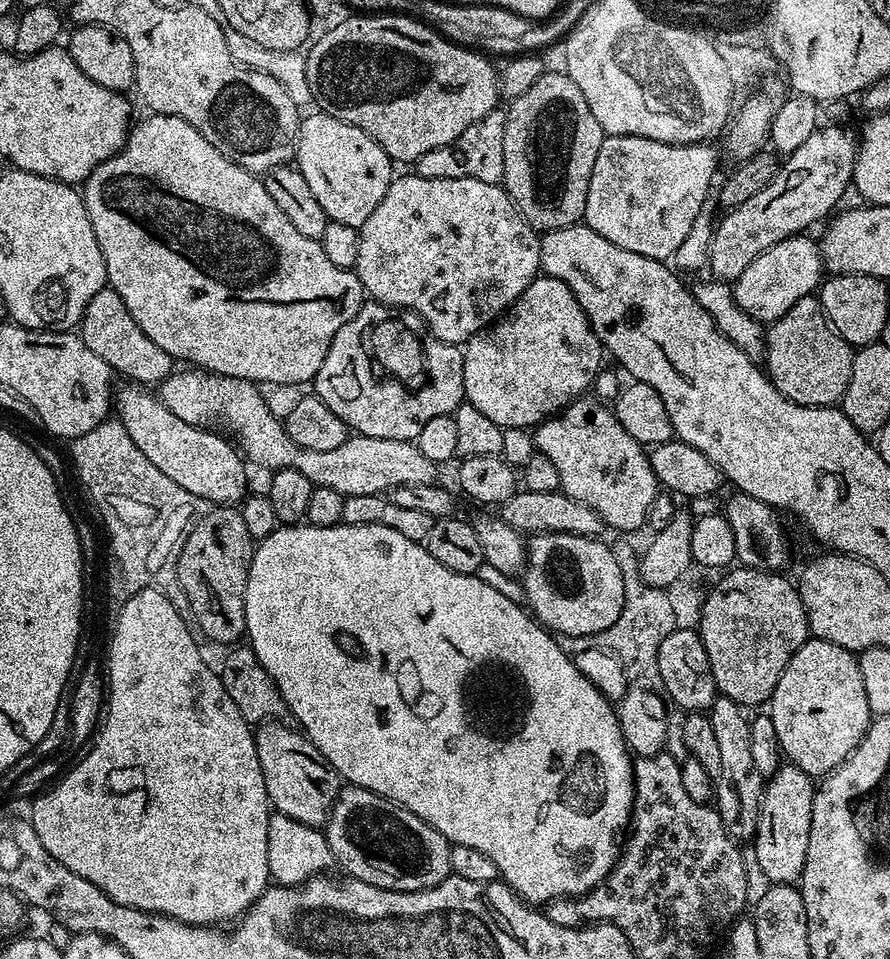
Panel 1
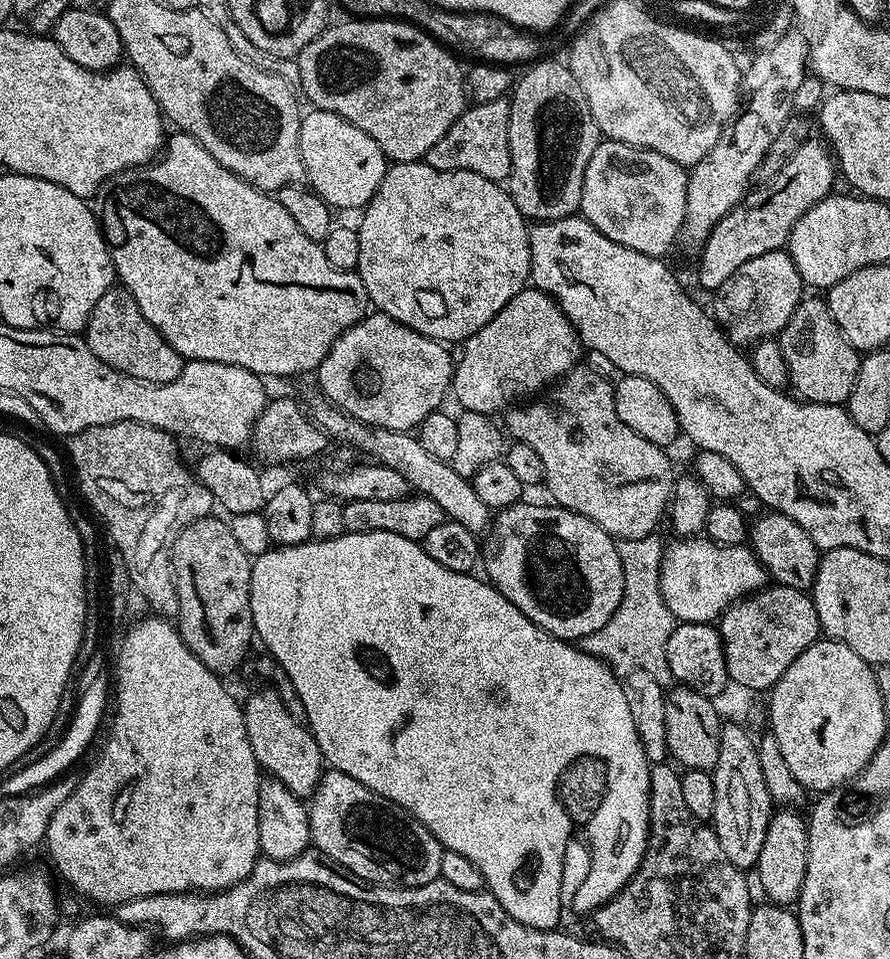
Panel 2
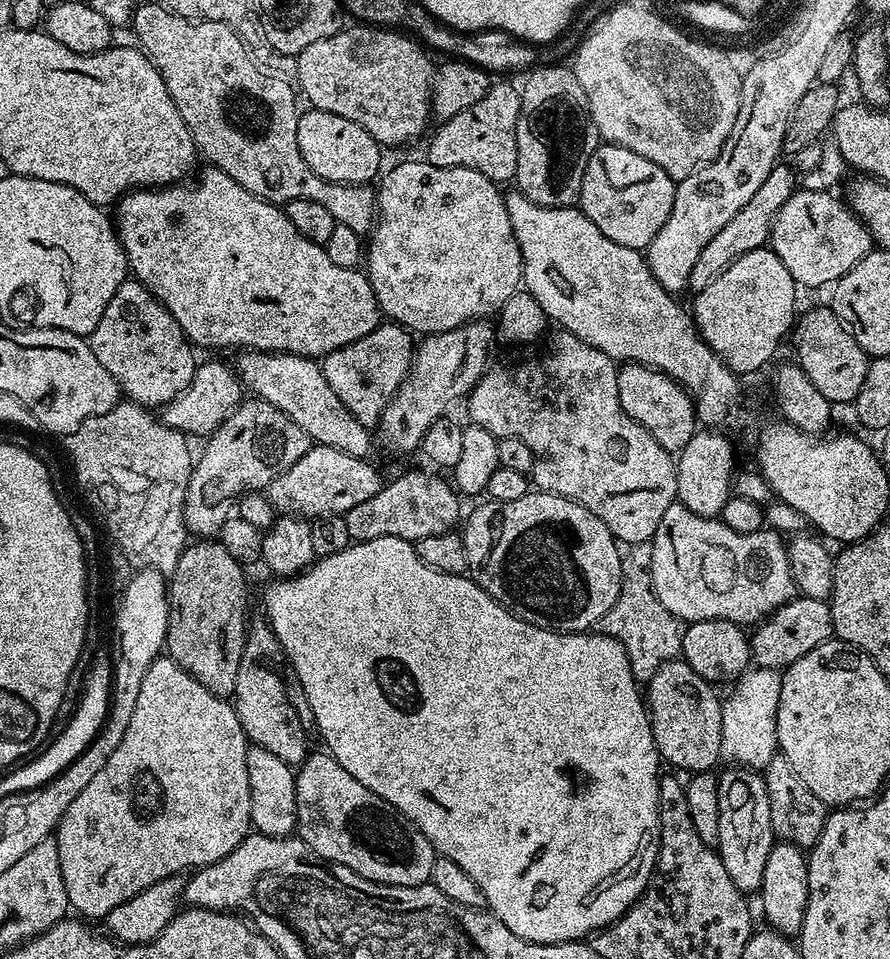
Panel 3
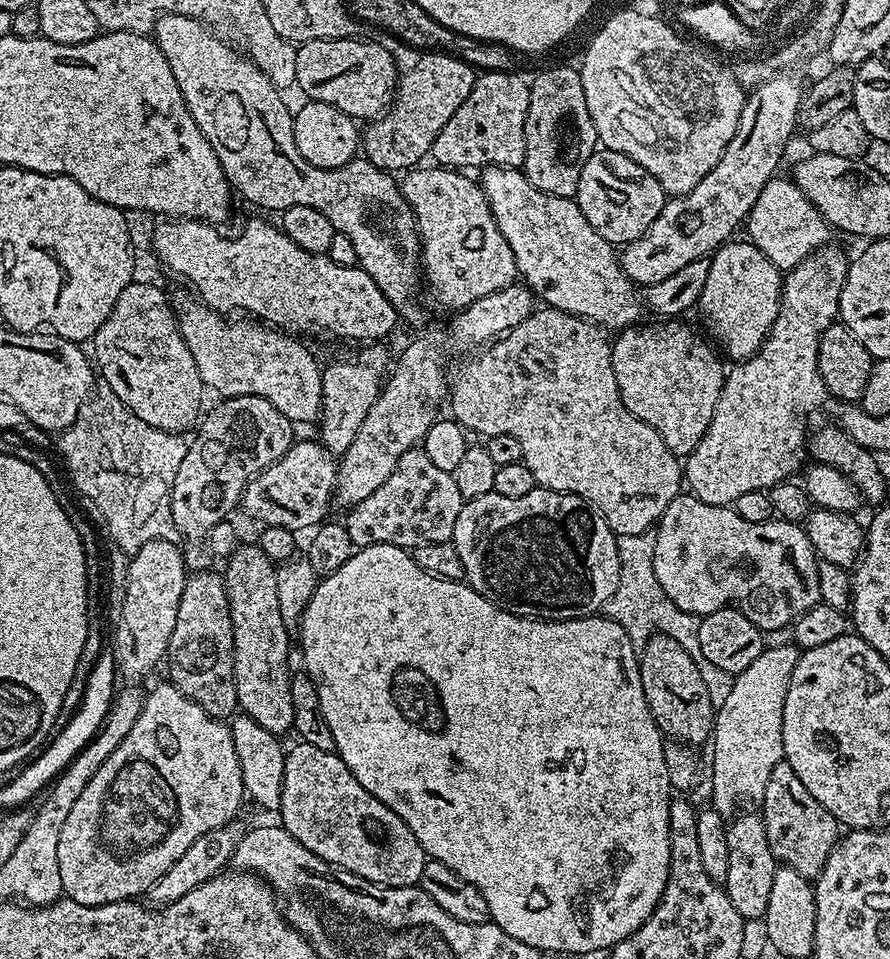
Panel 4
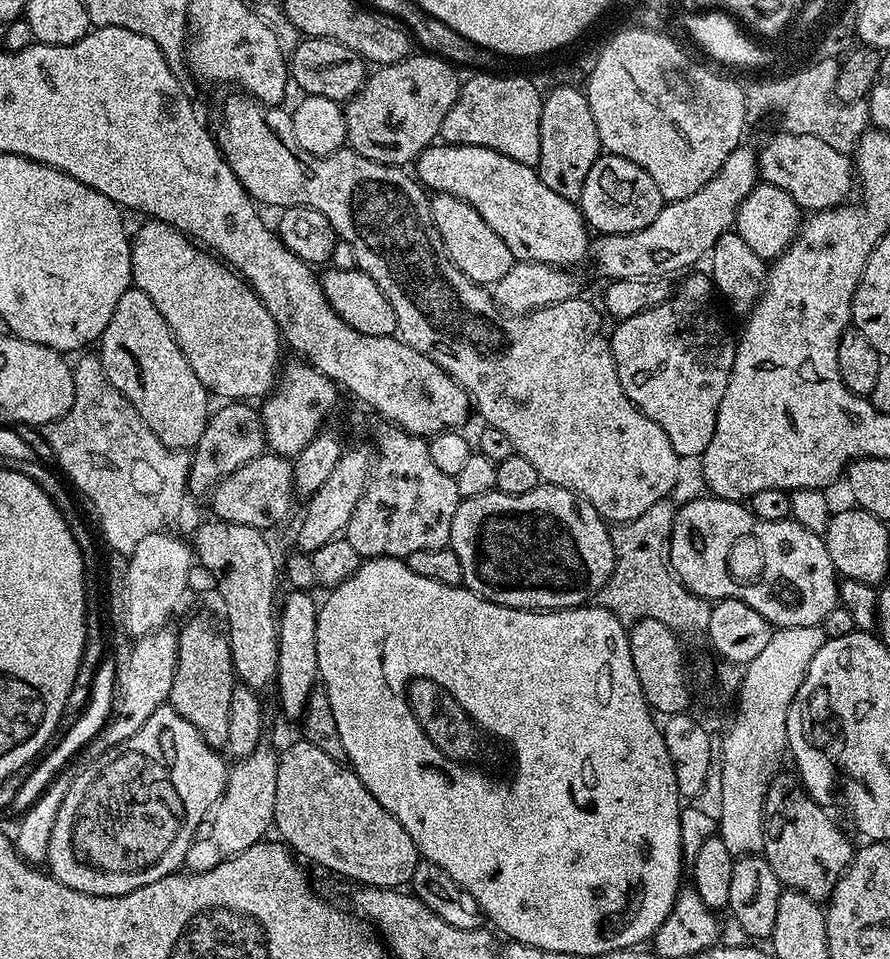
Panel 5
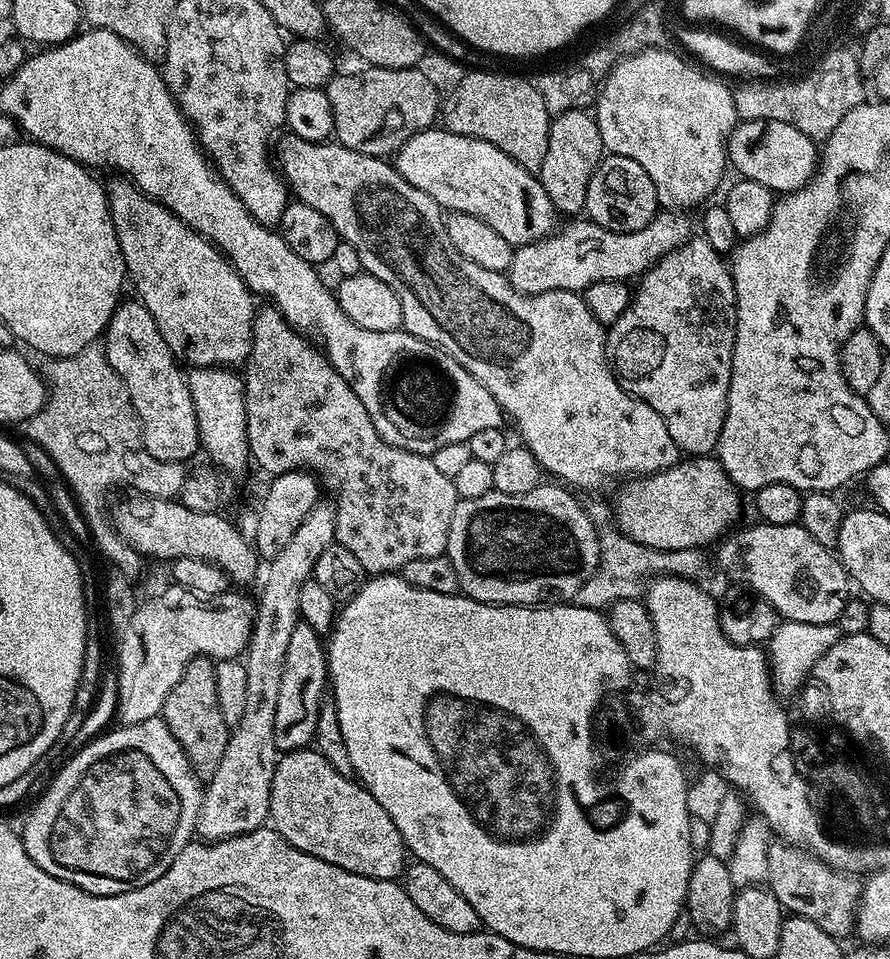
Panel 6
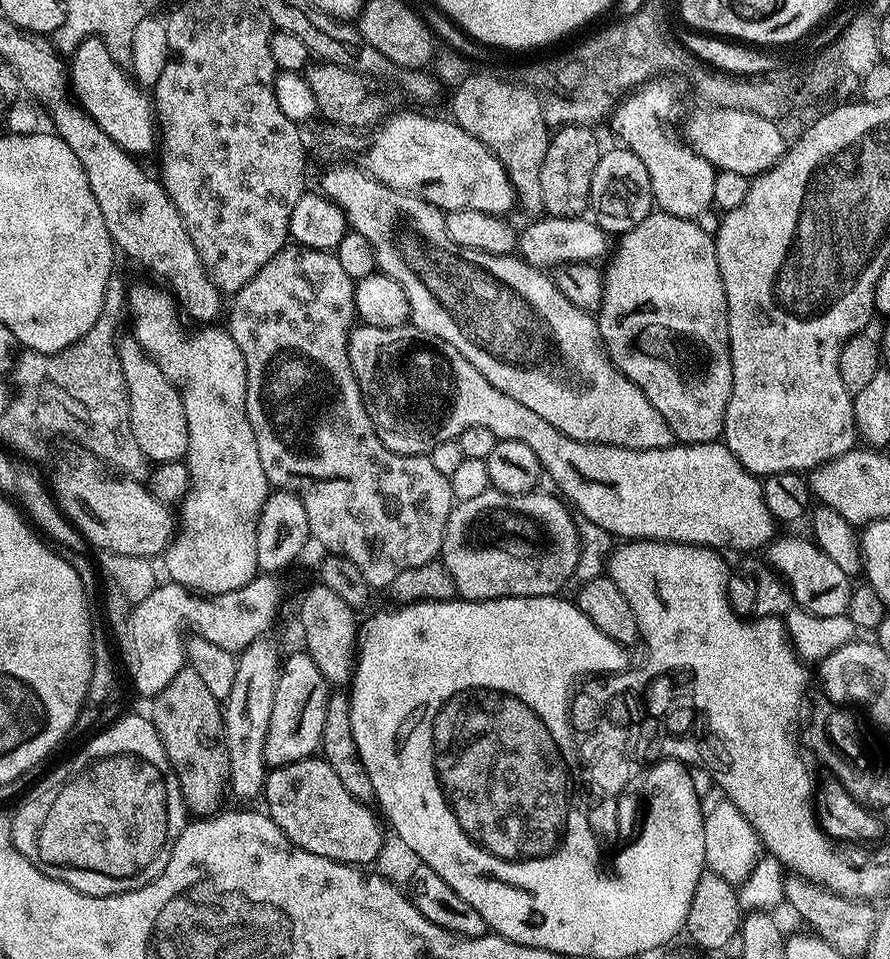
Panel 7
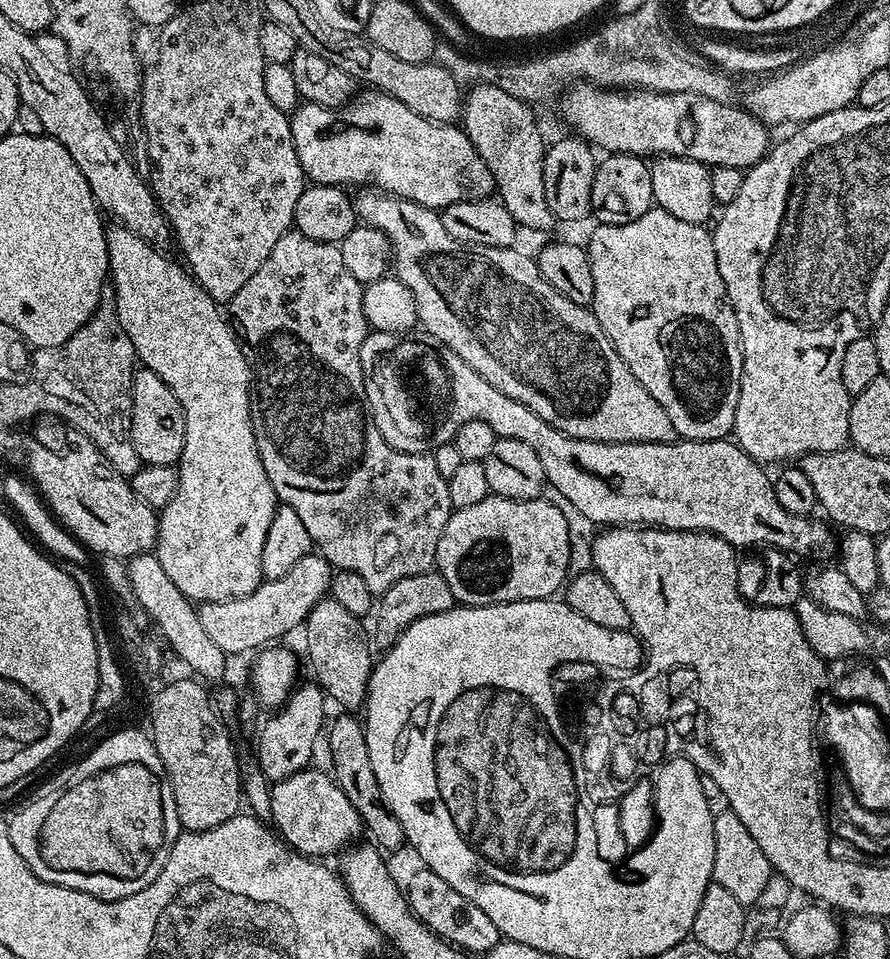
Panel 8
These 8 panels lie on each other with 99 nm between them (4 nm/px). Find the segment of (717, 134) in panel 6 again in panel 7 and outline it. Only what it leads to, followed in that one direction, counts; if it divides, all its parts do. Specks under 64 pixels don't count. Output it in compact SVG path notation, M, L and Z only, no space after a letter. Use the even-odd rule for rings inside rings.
M651 79L628 92L612 109L610 123L620 139L617 141L642 158L642 166L646 166L646 174L650 174L655 207L678 218L696 220L702 211L713 207L717 169L676 133L672 123L680 112L680 92L672 80L675 79Z

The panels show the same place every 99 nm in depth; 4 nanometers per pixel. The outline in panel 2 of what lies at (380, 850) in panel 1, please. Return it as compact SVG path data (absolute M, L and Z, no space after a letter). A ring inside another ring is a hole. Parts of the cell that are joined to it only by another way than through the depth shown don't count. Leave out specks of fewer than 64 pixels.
M335 770L325 771L320 777L320 784L307 801L310 834L315 851L329 856L336 864L341 864L352 876L357 876L369 886L385 888L417 888L440 879L442 854L445 849L414 817L402 810L394 802L374 794L362 782L350 778L350 774L342 774Z

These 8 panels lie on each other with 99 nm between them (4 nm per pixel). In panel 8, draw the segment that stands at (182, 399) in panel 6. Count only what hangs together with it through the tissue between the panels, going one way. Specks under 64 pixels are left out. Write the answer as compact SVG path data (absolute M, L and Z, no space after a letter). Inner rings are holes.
M143 366L137 367L132 377L130 439L140 461L154 466L179 465L182 446L186 446L186 418L178 398L174 398L174 390L154 370Z

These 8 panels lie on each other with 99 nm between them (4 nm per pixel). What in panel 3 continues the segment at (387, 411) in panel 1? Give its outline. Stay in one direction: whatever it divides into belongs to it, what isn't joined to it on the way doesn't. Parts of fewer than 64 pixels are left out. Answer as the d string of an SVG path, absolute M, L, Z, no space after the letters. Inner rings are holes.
M381 322L366 338L358 338L358 342L350 342L338 350L334 350L329 356L323 357L322 367L326 382L330 382L334 394L342 398L342 406L354 414L354 418L365 422L376 422L385 406L392 401L392 395L398 390L398 386L408 376L408 367L412 364L414 351L414 336L409 329L395 322Z

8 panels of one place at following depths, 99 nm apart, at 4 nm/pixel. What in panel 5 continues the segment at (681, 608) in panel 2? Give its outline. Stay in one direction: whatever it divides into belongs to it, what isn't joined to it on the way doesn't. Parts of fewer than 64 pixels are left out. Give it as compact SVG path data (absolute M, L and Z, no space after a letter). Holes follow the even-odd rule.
M704 494L701 500L688 500L677 507L666 553L676 579L703 600L741 600L776 628L823 625L826 614L838 607L838 573L824 545L821 533L811 532L789 518L778 522L760 520L739 500L721 500Z

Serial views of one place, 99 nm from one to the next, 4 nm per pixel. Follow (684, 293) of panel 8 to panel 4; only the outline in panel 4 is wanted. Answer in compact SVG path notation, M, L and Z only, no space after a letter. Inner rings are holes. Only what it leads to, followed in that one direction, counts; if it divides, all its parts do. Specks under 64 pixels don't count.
M656 322L645 328L633 326L623 329L620 337L612 340L612 365L614 366L614 382L618 382L618 394L622 394L622 402L626 402L626 410L634 414L634 418L642 418L650 430L658 430L658 438L670 446L675 456L686 458L702 442L702 434L710 426L714 418L714 410L718 406L718 398L722 394L722 386L726 375L726 364L720 361L721 353L711 344L707 344L698 333L692 332L684 322Z

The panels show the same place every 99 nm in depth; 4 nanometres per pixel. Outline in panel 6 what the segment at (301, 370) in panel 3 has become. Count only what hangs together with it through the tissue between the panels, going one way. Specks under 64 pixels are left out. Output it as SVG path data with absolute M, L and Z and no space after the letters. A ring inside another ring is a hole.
M121 176L112 179L106 186L108 205L127 279L131 287L132 284L136 287L135 295L140 303L150 310L150 318L154 318L172 355L192 368L243 365L252 352L252 323L258 308L252 305L253 293L248 291L243 278L232 267L232 261L211 240L186 226L186 222L182 222L164 204L145 195L131 180Z

